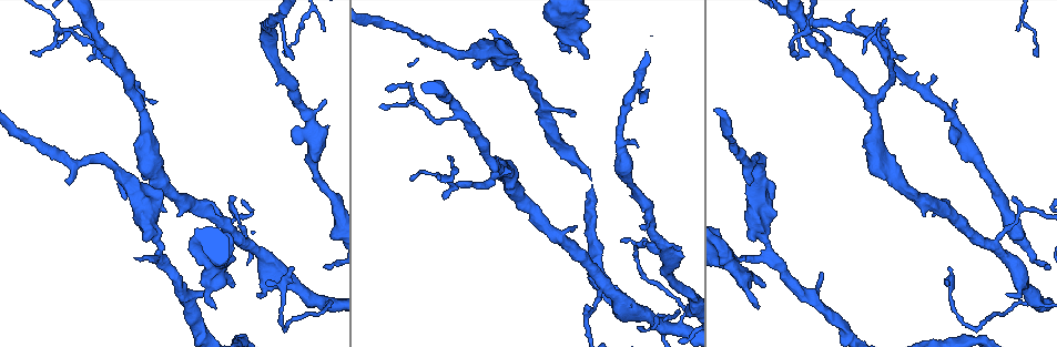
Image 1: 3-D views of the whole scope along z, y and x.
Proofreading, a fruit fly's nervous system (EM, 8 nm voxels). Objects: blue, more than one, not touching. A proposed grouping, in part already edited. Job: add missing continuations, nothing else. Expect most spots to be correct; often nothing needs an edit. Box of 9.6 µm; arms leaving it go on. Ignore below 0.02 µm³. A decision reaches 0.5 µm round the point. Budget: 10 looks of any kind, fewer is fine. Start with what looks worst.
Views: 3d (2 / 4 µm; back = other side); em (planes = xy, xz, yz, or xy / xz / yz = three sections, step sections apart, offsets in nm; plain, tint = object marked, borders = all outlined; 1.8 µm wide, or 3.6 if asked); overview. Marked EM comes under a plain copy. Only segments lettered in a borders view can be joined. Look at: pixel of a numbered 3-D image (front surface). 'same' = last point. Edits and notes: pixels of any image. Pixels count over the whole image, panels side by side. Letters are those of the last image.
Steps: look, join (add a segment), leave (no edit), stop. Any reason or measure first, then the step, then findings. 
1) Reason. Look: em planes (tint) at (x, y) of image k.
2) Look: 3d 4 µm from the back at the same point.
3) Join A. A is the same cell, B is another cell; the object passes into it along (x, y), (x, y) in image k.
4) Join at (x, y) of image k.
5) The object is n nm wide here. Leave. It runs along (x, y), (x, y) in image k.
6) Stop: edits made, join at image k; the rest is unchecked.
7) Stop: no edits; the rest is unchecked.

Free end. Look: 3d 4 µm at (765, 285) of image 1.

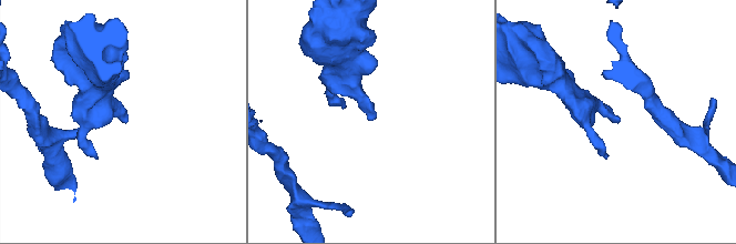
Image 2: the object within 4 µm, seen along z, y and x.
Look: em xz step 8 (borders) at (619, 120) of image 2.

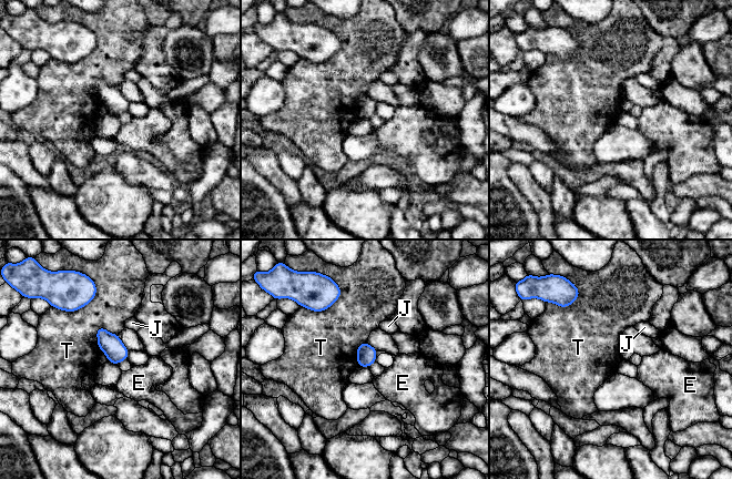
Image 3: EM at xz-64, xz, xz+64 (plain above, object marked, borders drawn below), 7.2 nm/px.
Another direction. Look: em planes (borders) at the same point.

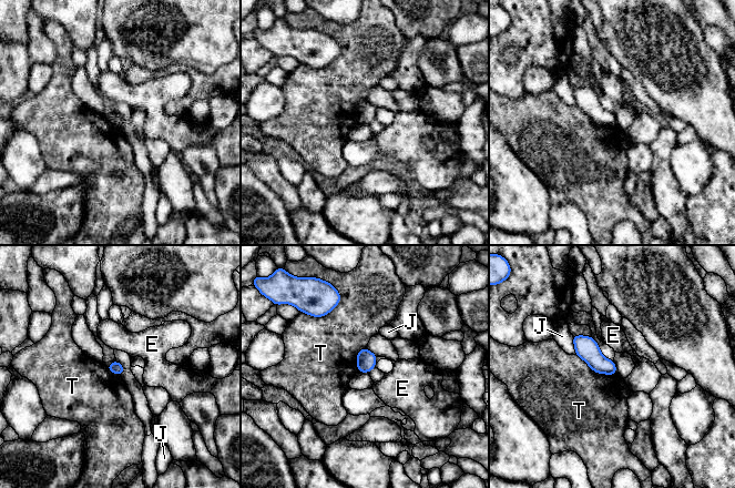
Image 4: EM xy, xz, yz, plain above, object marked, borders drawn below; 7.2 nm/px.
Leave. E, J and T are other cells; a border runs along (575, 354), (596, 373), (615, 374) in image 4; none of them fits.

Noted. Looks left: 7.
An open end. Look: em planes (borders) at (292, 129) of image 1.

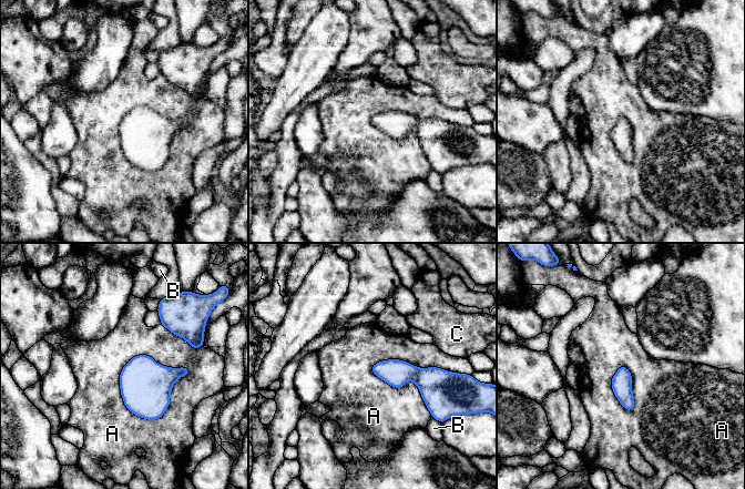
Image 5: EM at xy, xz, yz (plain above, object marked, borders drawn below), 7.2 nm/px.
Leave. A, B and C are other cells; a border runs along (190, 368), (159, 417), (124, 406) in image 5; none of them fits.

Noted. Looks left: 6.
Branch stops here. Look: 3d 4 µm at (1008, 293) of image 1.

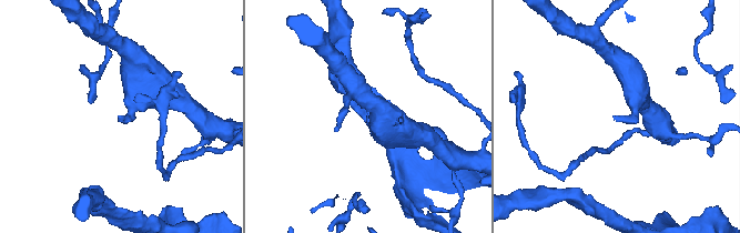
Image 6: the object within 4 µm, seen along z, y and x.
Look: em xz step 4 (borders) at (119, 116) of image 6.

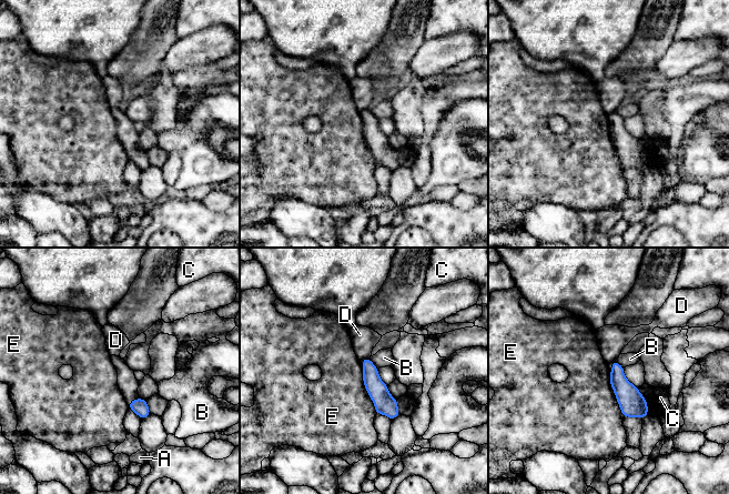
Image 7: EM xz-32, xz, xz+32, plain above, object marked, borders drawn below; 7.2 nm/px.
The longest contact is with E, 360 nm. Leave. A, B, C, D and E are other cells; a border runs along (609, 371), (609, 383), (624, 416) in image 7; no lettered segment goes on from it.

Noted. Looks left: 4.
Free end. Look: em yz step 8 (tint) at (770, 199) of image 1.

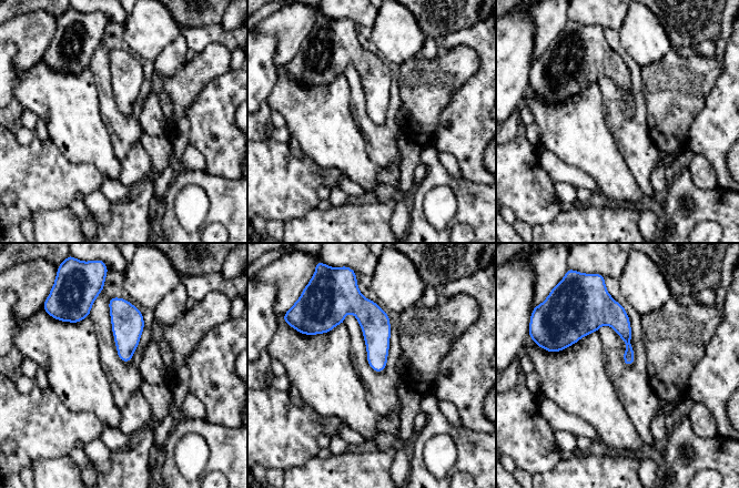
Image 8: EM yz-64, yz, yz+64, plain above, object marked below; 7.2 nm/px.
Look: em planes (borders) at the same point.

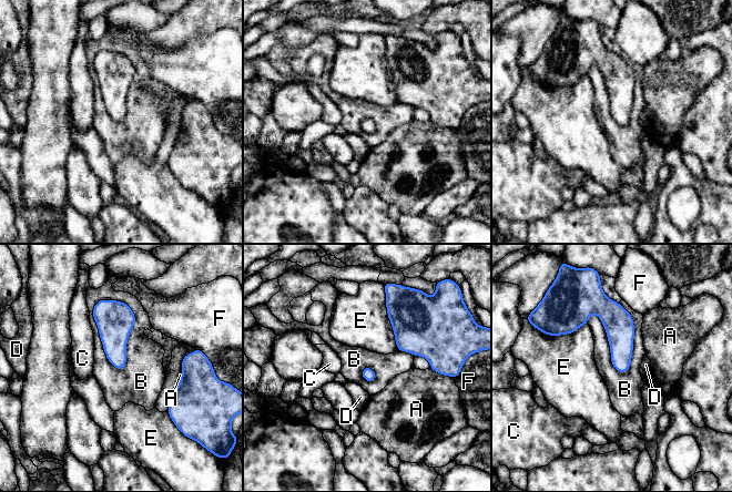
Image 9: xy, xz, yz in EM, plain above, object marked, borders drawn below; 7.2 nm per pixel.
Leave. A, B, C, D, E and F are other cells; a border runs along (102, 298), (92, 317), (121, 370) in image 9; none of them fits.

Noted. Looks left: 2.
Stop: no edits; the rest is unchecked.

